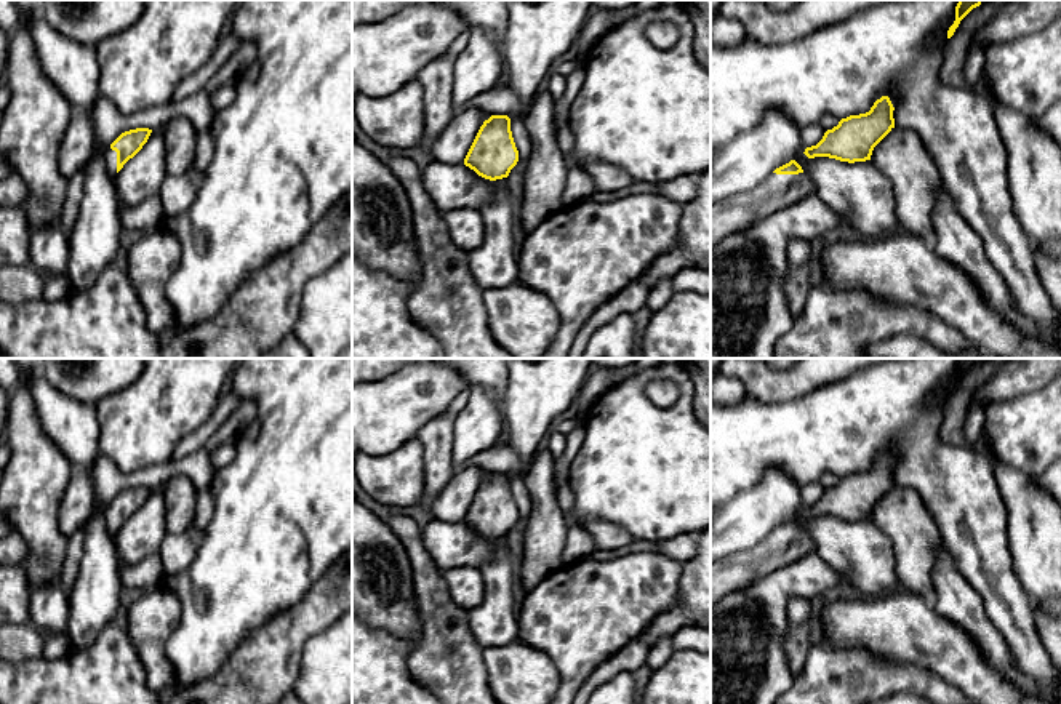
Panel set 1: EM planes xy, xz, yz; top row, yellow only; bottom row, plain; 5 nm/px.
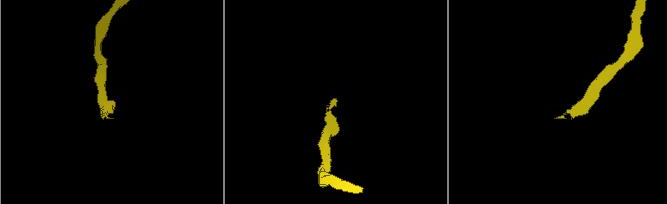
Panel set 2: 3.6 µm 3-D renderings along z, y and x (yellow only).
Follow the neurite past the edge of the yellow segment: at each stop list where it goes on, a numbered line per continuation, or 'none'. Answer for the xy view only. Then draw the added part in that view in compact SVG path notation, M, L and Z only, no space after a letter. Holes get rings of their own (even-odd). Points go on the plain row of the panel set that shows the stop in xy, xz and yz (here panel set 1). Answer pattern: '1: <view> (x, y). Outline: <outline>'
1: xy (111, 514). Outline: M109 507L104 514L104 520L106 520L107 531L109 531L110 538L114 539L114 536L117 533L117 510Z

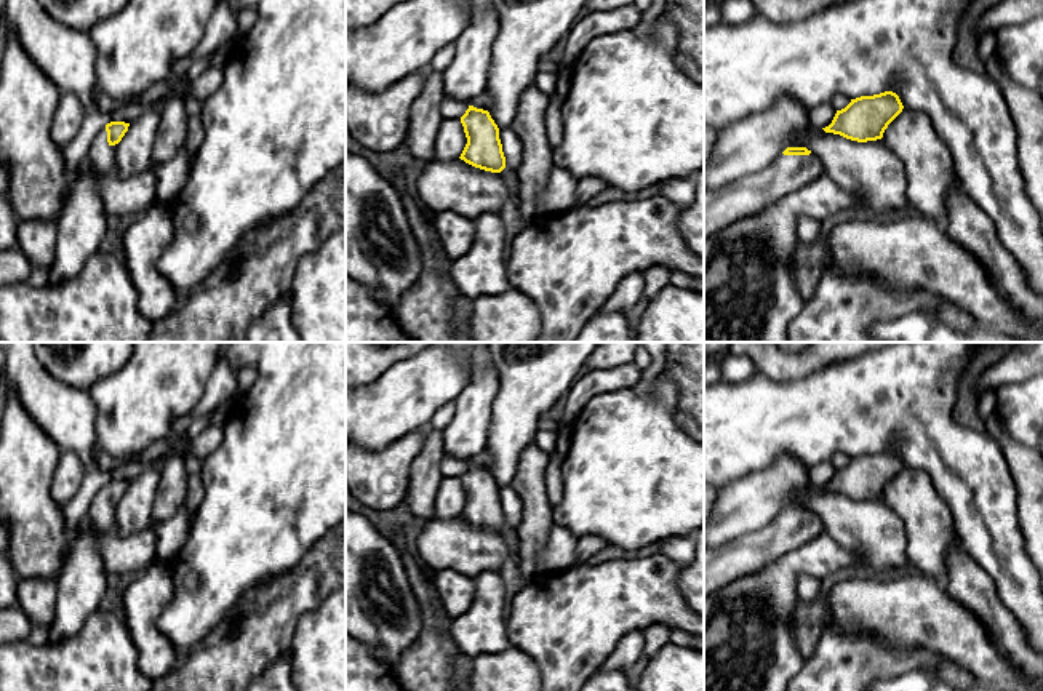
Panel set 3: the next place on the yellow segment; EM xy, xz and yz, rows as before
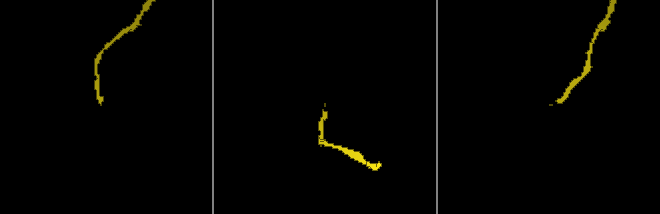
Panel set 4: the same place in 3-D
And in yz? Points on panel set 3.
1: yz (744, 555). Outline: M781 512L757 531L704 549L704 598L737 577L758 573L824 531L824 523L814 512Z

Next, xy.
1: xy (101, 514). Outline: M104 486L93 497L86 517L99 531L117 533L115 507L117 502L110 504L107 501L107 489Z

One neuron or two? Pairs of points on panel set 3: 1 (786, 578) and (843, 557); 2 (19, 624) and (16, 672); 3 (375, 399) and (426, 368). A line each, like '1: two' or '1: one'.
1: one
2: two
3: one

